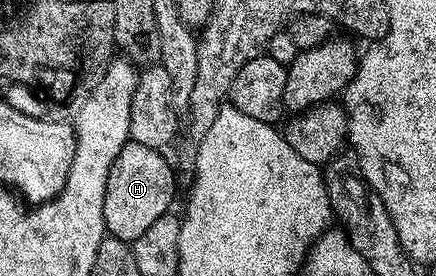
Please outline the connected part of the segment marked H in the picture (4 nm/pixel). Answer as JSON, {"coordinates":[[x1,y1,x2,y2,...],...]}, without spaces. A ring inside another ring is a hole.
{"coordinates":[[130,140,125,144,125,148,121,148,121,152,117,152,117,160,113,160,113,168,109,168,109,180,105,184,103,215,110,237,133,244,161,215,172,209,175,174,163,157,160,151,145,148,145,144]]}

